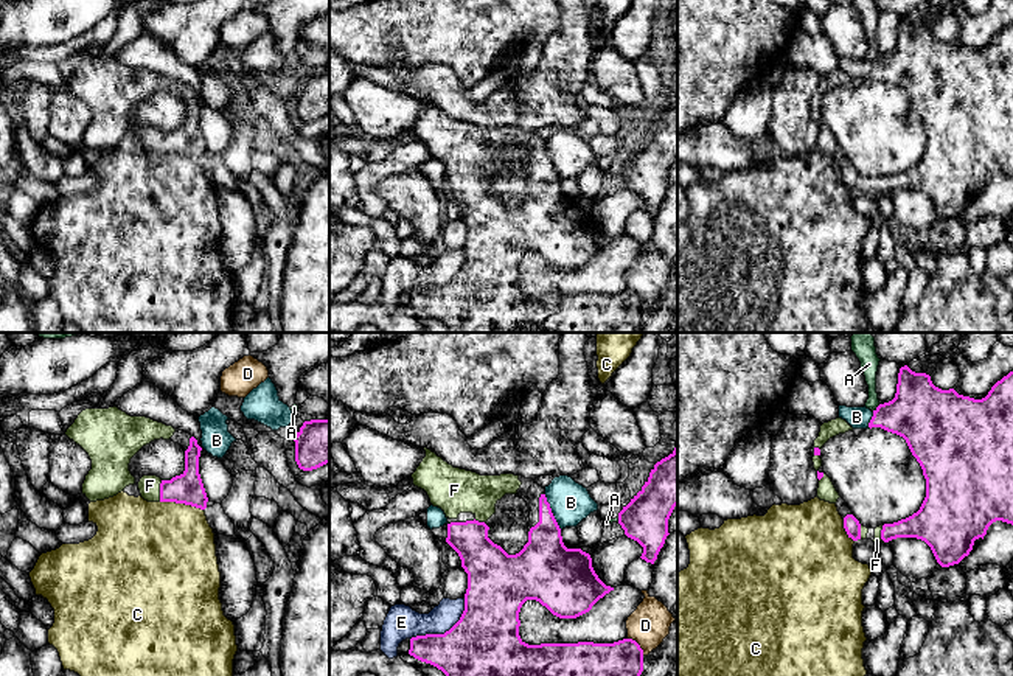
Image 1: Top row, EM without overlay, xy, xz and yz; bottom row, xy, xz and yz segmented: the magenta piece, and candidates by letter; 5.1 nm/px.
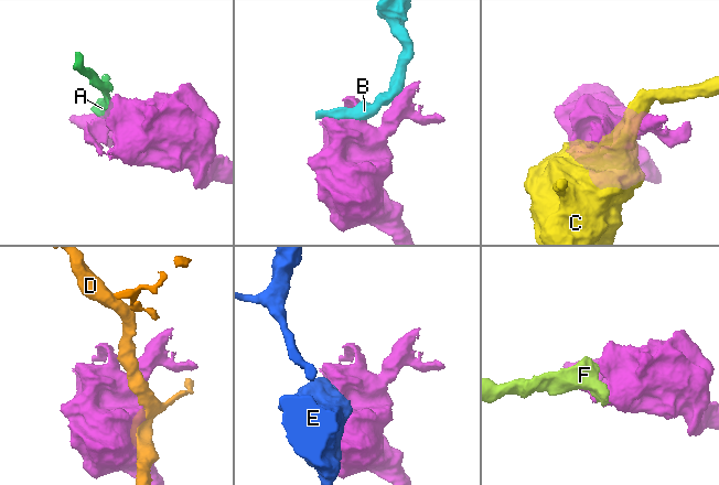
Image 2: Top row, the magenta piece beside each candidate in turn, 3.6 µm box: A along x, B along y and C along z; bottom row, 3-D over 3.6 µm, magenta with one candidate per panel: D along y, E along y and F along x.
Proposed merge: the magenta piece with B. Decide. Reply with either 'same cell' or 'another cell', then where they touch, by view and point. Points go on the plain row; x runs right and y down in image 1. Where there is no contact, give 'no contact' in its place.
another cell; contact xz (550, 163)

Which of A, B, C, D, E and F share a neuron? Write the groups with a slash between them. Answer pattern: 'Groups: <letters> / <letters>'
Groups: A / B / C / D / E / F

